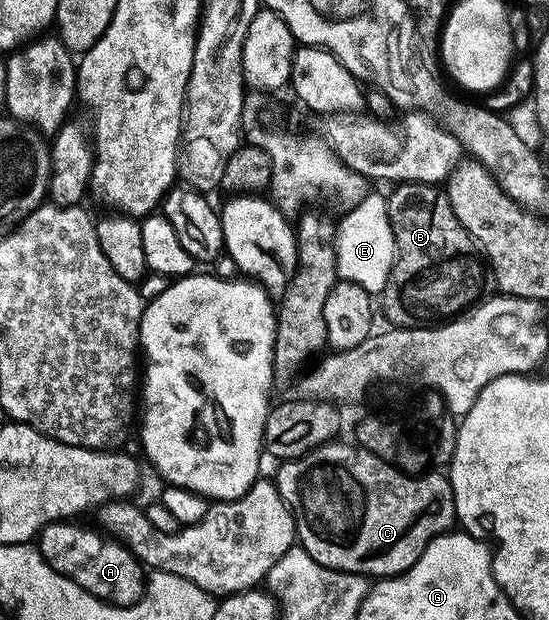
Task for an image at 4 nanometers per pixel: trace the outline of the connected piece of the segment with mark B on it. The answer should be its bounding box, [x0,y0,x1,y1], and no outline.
[381,183,489,328]

